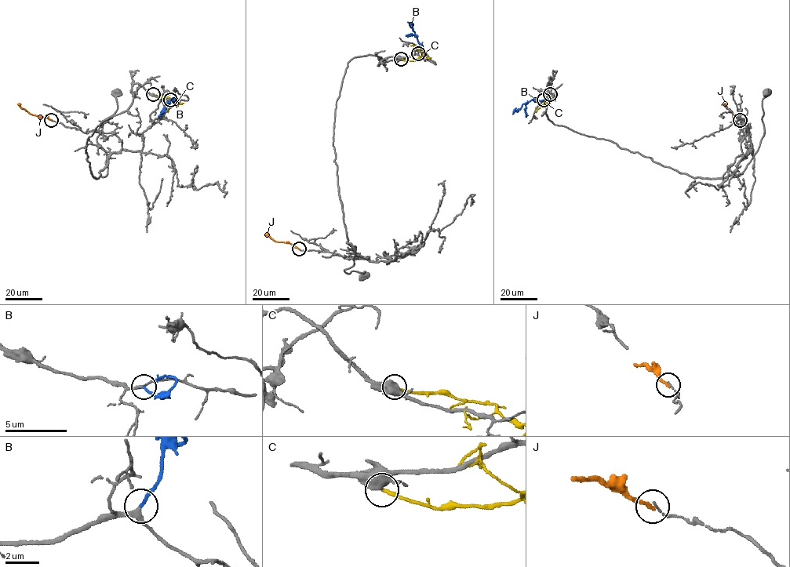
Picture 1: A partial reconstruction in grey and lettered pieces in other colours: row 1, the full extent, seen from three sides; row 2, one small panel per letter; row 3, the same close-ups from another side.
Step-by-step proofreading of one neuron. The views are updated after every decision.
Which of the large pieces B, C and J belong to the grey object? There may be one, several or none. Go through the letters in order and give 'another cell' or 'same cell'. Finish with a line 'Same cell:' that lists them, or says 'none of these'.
B: same cell
C: another cell
J: another cell
Same cell: B

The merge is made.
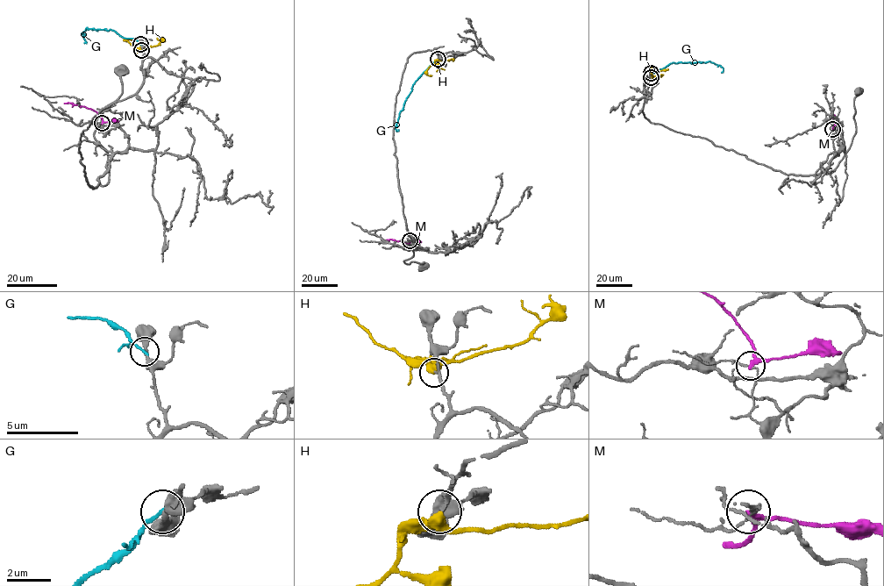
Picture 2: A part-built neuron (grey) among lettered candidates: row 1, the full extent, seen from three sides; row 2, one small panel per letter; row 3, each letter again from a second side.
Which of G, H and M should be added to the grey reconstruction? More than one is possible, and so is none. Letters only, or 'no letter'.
H

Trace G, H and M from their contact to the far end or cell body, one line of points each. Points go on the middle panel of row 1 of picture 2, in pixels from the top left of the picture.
G: (437, 59), (412, 86), (395, 128), (398, 129)
H: (438, 59), (427, 69), (426, 74), (431, 75)
M: (409, 240), (409, 243), (388, 239), (382, 243)

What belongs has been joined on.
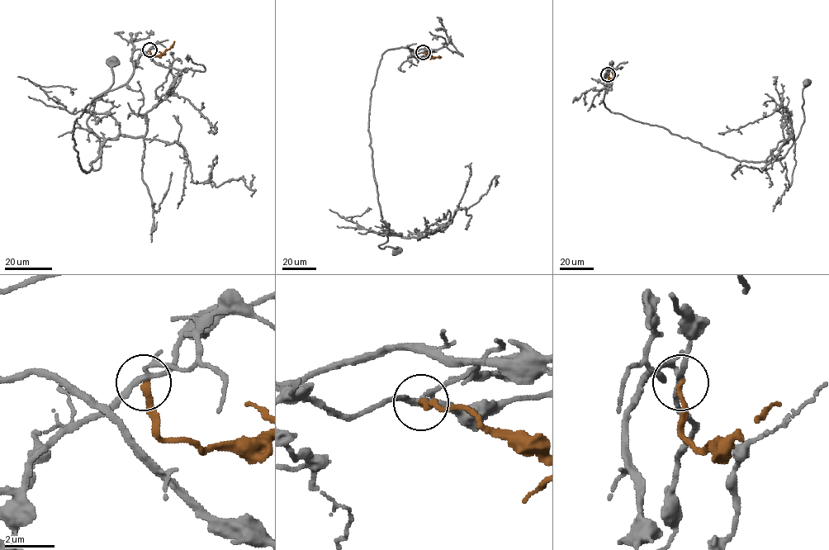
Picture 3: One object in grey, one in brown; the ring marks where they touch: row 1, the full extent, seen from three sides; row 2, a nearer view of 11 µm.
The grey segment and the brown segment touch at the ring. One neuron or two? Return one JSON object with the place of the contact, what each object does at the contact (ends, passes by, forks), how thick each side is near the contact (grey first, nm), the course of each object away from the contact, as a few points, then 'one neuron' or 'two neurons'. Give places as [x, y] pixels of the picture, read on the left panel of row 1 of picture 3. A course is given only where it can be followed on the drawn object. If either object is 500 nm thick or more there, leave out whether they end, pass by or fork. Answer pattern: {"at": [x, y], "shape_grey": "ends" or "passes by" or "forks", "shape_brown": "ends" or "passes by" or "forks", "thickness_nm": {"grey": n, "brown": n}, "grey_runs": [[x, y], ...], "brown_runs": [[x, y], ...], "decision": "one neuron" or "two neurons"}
{"at": [149, 49], "shape_grey": "forks", "shape_brown": "ends", "thickness_nm": {"grey": 190, "brown": 200}, "grey_runs": [[149, 49], [125, 83], [74, 122], [86, 172], [101, 165], [87, 120], [113, 82], [113, 61]], "brown_runs": [[149, 49], [151, 54], [160, 56], [174, 41]], "decision": "two neurons"}

